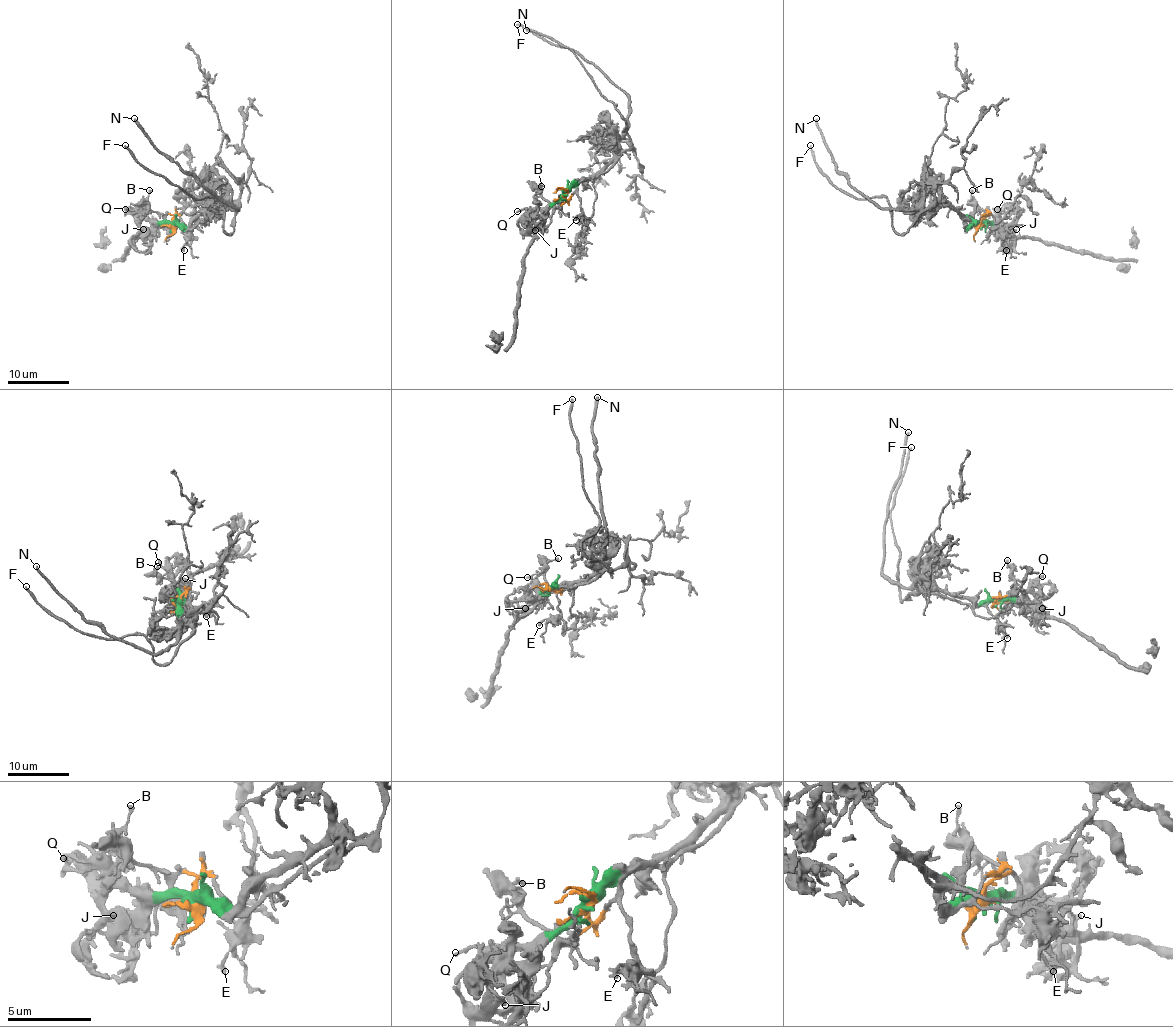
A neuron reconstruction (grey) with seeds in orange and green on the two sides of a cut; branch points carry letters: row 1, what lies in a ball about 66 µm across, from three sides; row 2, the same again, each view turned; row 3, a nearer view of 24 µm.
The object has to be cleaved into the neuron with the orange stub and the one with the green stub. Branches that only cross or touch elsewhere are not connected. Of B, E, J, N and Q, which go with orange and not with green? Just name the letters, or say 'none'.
B, E

